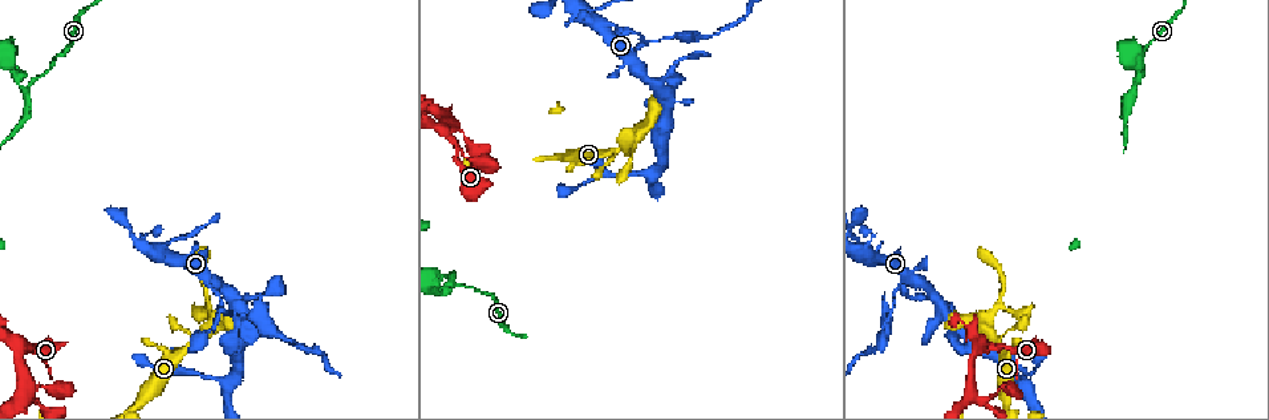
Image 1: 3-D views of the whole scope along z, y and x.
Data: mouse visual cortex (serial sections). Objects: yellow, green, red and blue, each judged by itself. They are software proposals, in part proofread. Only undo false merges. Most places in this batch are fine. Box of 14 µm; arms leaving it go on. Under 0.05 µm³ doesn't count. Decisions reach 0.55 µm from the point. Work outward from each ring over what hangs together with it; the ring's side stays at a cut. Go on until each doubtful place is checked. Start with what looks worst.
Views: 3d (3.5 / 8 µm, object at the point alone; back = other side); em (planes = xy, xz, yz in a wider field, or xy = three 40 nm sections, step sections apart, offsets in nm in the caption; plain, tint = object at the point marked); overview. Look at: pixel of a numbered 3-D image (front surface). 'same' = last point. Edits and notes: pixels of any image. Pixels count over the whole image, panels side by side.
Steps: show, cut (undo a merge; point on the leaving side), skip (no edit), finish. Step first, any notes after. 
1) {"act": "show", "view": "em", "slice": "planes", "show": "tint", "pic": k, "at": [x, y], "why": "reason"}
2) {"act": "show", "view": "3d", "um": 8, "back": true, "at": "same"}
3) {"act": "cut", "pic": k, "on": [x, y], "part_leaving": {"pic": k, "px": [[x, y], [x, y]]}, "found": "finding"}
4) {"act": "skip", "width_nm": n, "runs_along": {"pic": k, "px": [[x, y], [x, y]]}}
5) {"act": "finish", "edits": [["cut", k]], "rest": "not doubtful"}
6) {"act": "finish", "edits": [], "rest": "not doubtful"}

{"act": "show", "view": "3d", "um": 3.5, "pic": 1, "at": [645, 43], "why": "thick turns thin"}

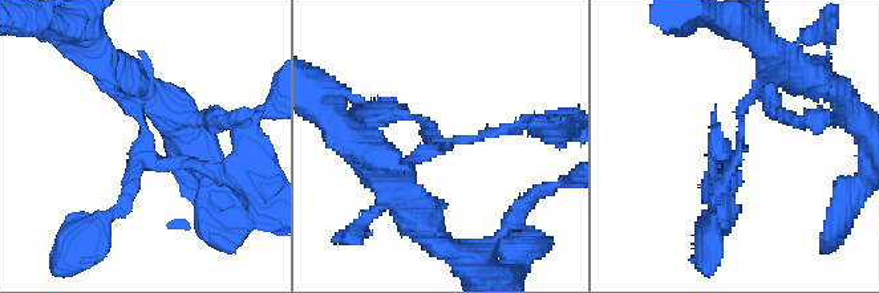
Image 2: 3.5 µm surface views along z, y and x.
{"act": "show", "view": "em", "slice": "xy", "step": 2, "show": "plain", "pic": 2, "at": [143, 140], "why": "need the tissue"}

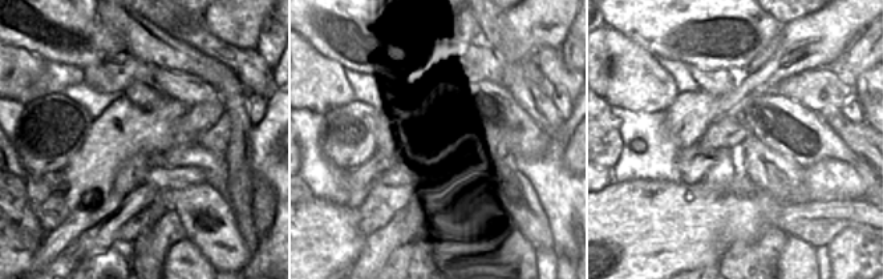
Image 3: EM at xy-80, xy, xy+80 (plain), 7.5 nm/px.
{"act": "show", "view": "em", "slice": "xy", "step": 2, "show": "tint", "at": "same"}

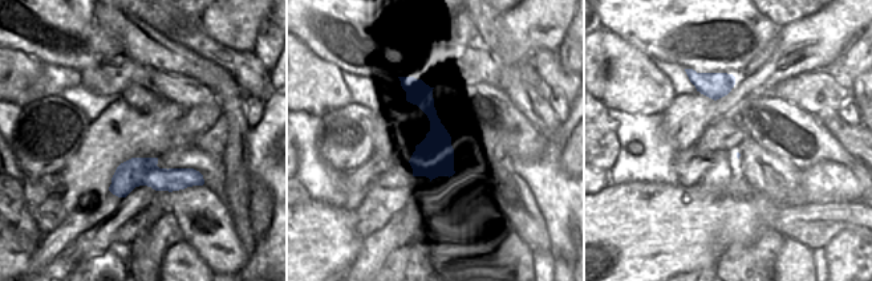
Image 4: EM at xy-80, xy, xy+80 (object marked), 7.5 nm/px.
{"act": "skip", "arm_widths_nm": [100, 150, 150], "runs_along": {"pic": 4, "px": [[404, 80], [432, 113], [449, 172]]}, "found": "one cell here"}

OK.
{"act": "show", "view": "3d", "um": 3.5, "pic": 1, "at": [972, 393]}

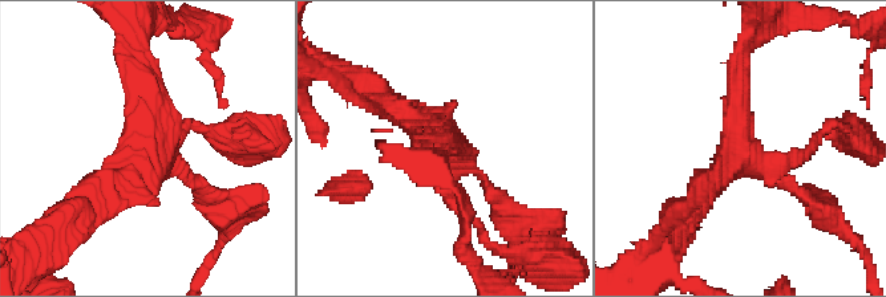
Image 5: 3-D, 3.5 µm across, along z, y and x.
{"act": "show", "view": "em", "slice": "xy", "step": 2, "show": "tint", "pic": 5, "at": [739, 146]}

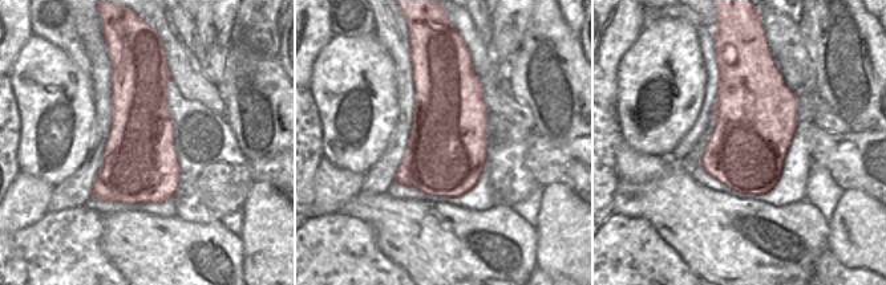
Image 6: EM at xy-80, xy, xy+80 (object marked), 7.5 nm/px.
{"act": "skip", "runs_along": {"pic": 5, "px": [[741, 57], [741, 150], [787, 163], [810, 146]]}, "found": "continuous, no second cell"}

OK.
{"act": "show", "view": "3d", "um": 3.5, "pic": 1, "at": [252, 320], "why": "calibre changes"}

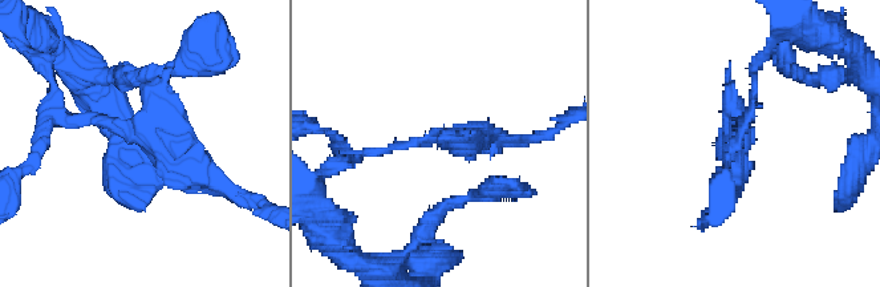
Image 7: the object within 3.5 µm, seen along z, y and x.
{"act": "show", "view": "em", "slice": "planes", "show": "tint", "pic": 7, "at": [434, 137]}

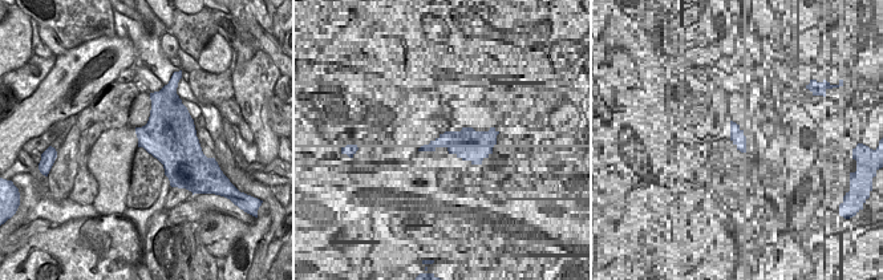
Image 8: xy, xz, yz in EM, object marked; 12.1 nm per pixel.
{"act": "skip", "runs_along": {"pic": 7, "px": [[57, 108], [158, 133], [207, 181]]}, "found": "all the same cell"}

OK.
{"act": "show", "view": "3d", "um": 3.5, "pic": 1, "at": [451, 285], "why": "three-way junction"}

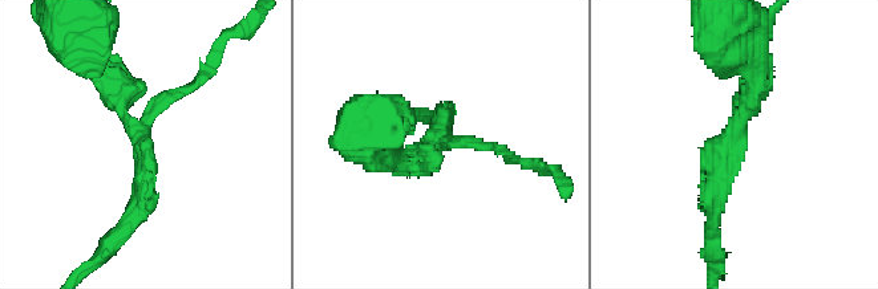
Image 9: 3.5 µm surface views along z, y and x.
{"act": "show", "view": "em", "slice": "xy", "step": 2, "show": "tint", "pic": 9, "at": [738, 129], "arms": 3, "arm_widths_nm": [100, 150, 250], "why": "need the tissue"}

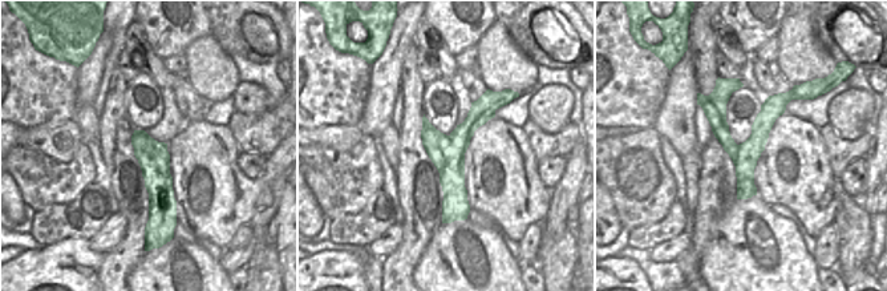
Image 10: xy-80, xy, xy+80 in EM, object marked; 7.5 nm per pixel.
{"act": "skip", "runs_along": {"pic": 9, "px": [[205, 72], [132, 129], [94, 64]]}, "found": "all the same cell"}

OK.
{"act": "finish", "edits": [], "rest": "not doubtful"}

